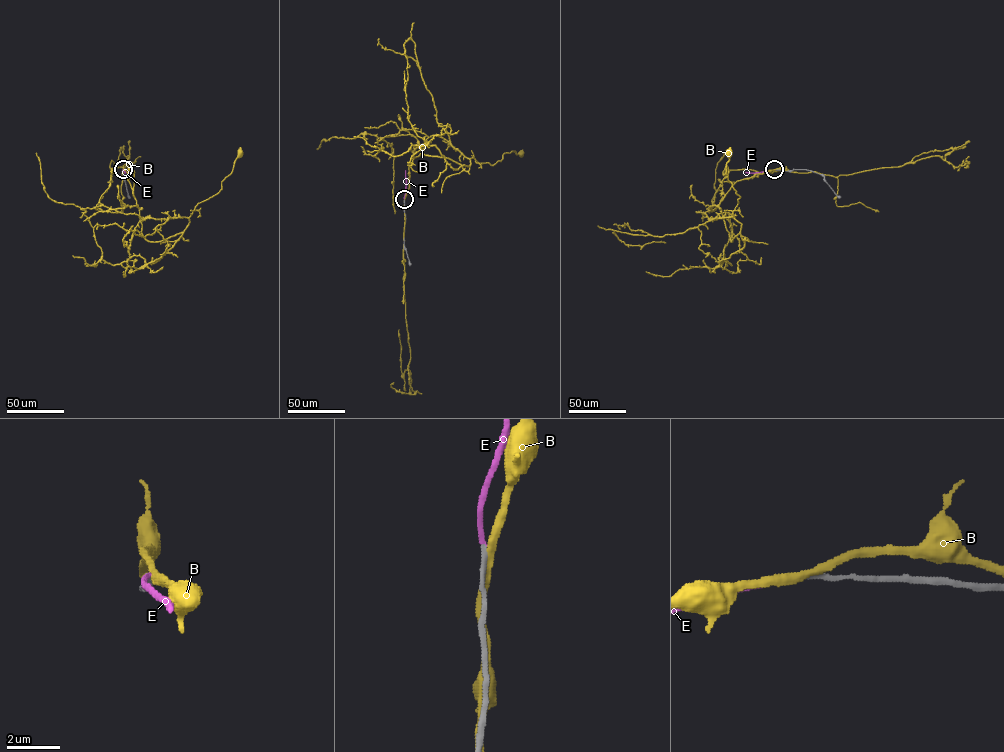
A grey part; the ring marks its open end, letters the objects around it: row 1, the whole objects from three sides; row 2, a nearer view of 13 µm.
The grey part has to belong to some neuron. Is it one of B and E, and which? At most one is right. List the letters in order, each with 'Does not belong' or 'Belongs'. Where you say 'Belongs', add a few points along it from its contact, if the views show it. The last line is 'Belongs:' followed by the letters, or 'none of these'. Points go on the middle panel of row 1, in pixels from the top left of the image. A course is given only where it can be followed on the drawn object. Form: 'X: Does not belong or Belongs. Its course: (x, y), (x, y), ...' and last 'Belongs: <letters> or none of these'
B: Does not belong
E: Belongs. Its course: (404, 199), (405, 170)
Belongs: E

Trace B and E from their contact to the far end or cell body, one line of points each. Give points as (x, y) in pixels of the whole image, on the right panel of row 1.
B: (774, 169), (737, 181), (720, 203), (731, 242), (741, 224), (733, 214), (740, 197), (726, 173), (728, 153)
E: (774, 169), (745, 172)

